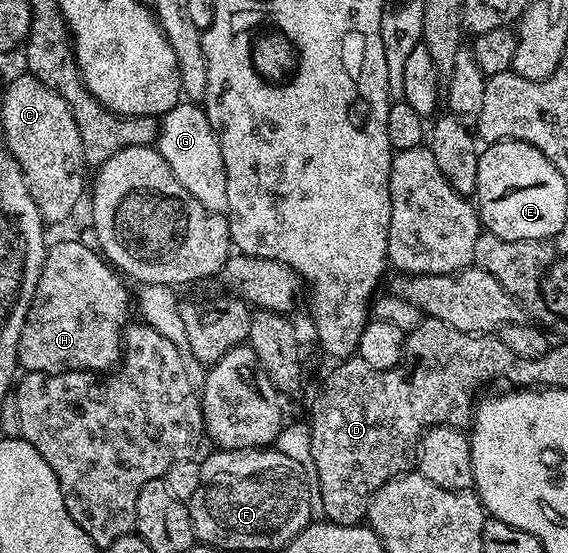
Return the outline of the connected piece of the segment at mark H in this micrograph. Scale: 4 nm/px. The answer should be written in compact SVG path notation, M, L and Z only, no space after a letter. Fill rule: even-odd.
M66 238L49 247L40 284L50 293L40 288L34 293L18 341L18 364L23 371L32 374L63 374L69 370L106 372L119 365L124 353L124 331L128 325L126 317L130 310L132 314L132 298L126 295L127 283L123 275L93 245L90 246L74 238Z

